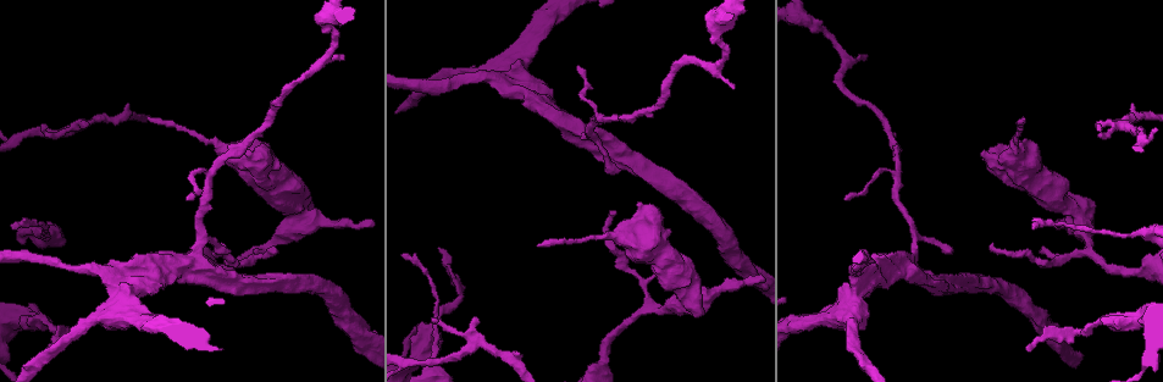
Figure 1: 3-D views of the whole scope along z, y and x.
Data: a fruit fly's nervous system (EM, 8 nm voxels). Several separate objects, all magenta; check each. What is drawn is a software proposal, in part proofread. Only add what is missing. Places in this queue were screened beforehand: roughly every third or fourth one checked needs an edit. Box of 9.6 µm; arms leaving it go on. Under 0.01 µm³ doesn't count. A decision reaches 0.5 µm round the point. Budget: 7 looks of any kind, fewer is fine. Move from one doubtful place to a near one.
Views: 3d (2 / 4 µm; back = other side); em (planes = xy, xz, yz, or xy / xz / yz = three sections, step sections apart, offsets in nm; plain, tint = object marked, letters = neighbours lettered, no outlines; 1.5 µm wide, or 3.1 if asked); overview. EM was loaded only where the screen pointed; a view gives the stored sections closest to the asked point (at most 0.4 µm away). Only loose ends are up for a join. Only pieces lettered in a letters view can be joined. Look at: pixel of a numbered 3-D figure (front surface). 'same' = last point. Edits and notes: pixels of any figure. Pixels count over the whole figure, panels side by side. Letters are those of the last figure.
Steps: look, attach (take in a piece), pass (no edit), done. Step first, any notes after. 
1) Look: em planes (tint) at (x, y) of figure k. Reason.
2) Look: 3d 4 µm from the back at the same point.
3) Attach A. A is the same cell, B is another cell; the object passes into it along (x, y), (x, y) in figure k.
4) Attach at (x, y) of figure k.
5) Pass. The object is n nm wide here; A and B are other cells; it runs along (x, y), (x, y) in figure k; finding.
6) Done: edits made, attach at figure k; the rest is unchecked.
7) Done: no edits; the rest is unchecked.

Look: 3d 4 µm at (443, 251) of figure 1.

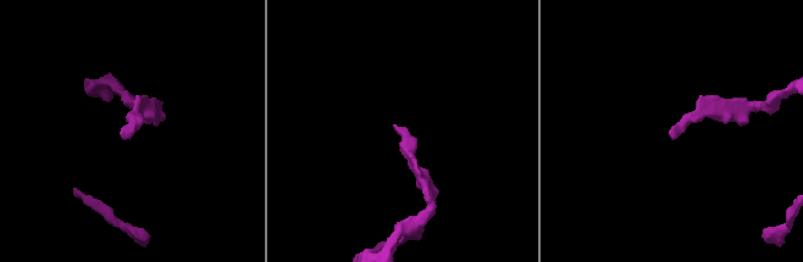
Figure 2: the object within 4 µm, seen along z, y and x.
Look: em xz step 8 (plain) at (676, 137) of figure 2.

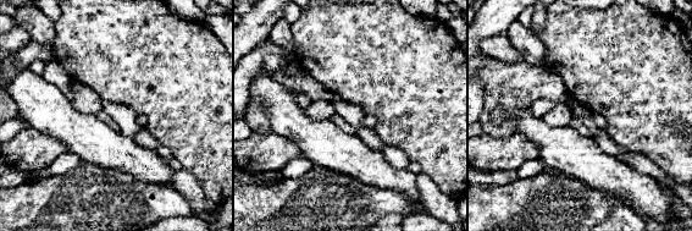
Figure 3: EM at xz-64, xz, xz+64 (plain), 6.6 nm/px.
Look: em xz step 8 (letters) at the same point.

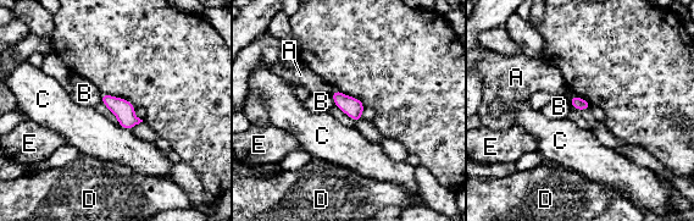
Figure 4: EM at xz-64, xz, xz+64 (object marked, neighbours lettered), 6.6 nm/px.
Pass. The longest contact is with C, 100 nm; A, B, C, D and E are other cells; a border runs along (329, 93), (336, 105) in figure 4; no lettered piece goes on from it.

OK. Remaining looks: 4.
Look: em yz step 4 (tint) at (84, 125) of figure 1. An open end.

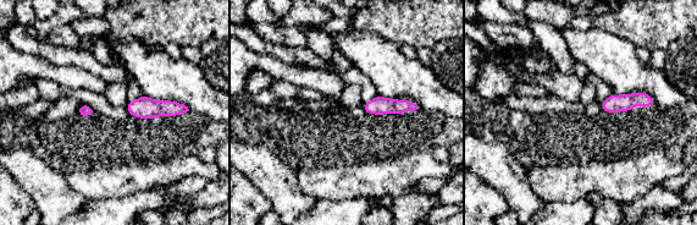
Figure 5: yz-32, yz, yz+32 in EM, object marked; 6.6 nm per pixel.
Look: em planes (letters) at the same point. Cut it another way.

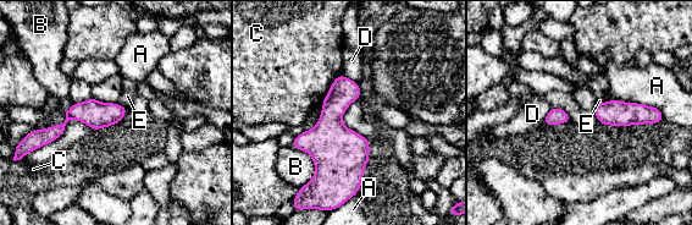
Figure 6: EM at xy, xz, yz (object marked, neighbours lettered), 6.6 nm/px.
Pass. A, B, C, D and E are other cells; it runs along (123, 110), (75, 113), (40, 138) in figure 6; no lettered piece goes on from it.

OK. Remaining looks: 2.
Done: no edits; the rest is unchecked.

